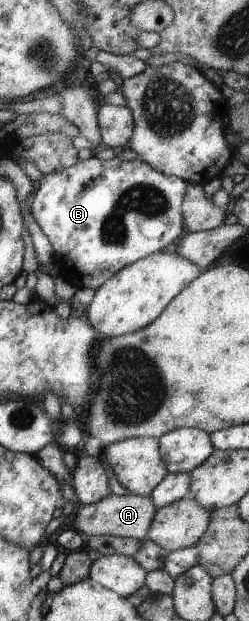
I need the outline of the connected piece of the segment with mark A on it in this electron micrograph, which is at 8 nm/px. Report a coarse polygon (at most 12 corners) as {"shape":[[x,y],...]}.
{"shape":[[115,495],[83,505],[85,538],[145,540],[158,506],[149,495]]}

